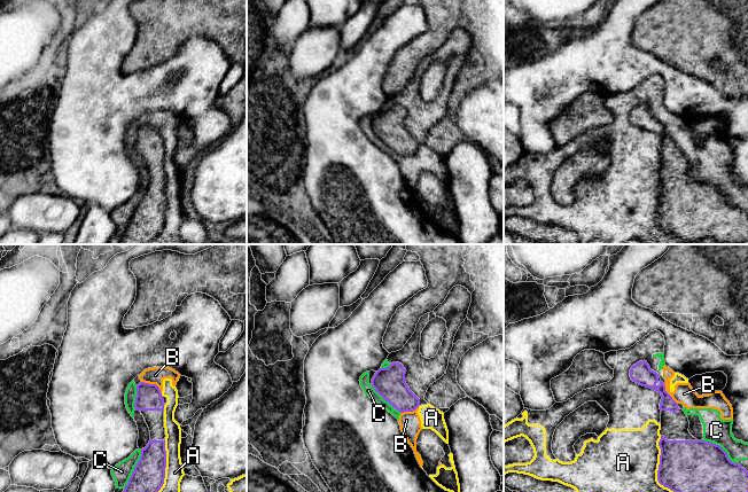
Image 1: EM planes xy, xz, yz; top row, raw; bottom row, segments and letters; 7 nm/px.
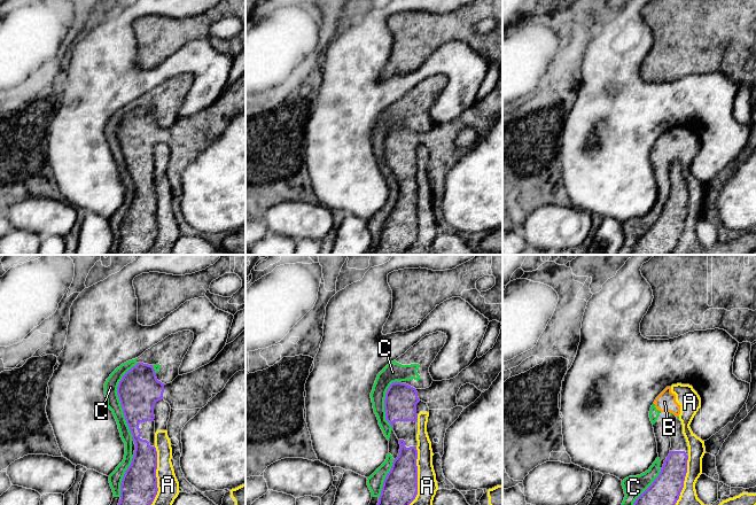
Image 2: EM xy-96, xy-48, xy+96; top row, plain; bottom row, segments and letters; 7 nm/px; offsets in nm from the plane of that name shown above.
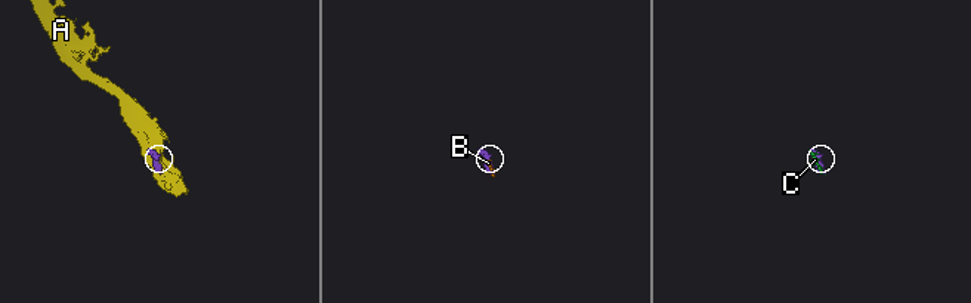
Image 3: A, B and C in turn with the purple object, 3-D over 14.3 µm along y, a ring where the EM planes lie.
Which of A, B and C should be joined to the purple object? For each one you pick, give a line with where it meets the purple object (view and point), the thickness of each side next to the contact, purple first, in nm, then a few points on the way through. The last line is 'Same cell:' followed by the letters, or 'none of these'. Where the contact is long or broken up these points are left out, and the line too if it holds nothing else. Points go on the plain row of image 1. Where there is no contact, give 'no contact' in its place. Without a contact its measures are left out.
Same cell: none of these

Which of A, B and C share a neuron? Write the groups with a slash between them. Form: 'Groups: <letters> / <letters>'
Groups: A B C

